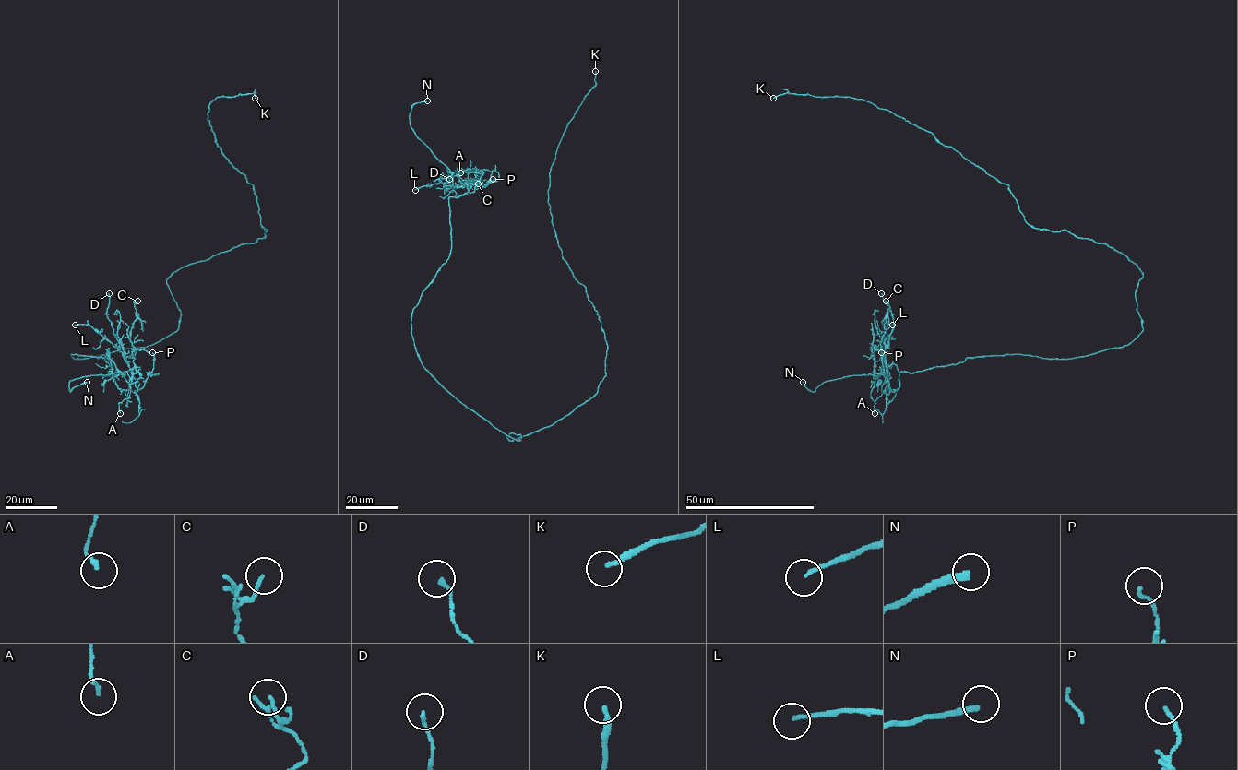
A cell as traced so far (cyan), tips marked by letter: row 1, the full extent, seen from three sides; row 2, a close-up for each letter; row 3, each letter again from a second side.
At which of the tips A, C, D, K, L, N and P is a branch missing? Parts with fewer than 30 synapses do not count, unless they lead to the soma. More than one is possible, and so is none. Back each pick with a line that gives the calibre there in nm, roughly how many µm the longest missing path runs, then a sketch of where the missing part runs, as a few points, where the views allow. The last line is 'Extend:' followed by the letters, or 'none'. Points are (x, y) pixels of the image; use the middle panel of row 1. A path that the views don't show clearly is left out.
K: calibre 200 nm; missing 15 µm; course (595, 71), (597, 59), (596, 80)
N: calibre 240 nm; missing 5 µm
Extend: K, N

